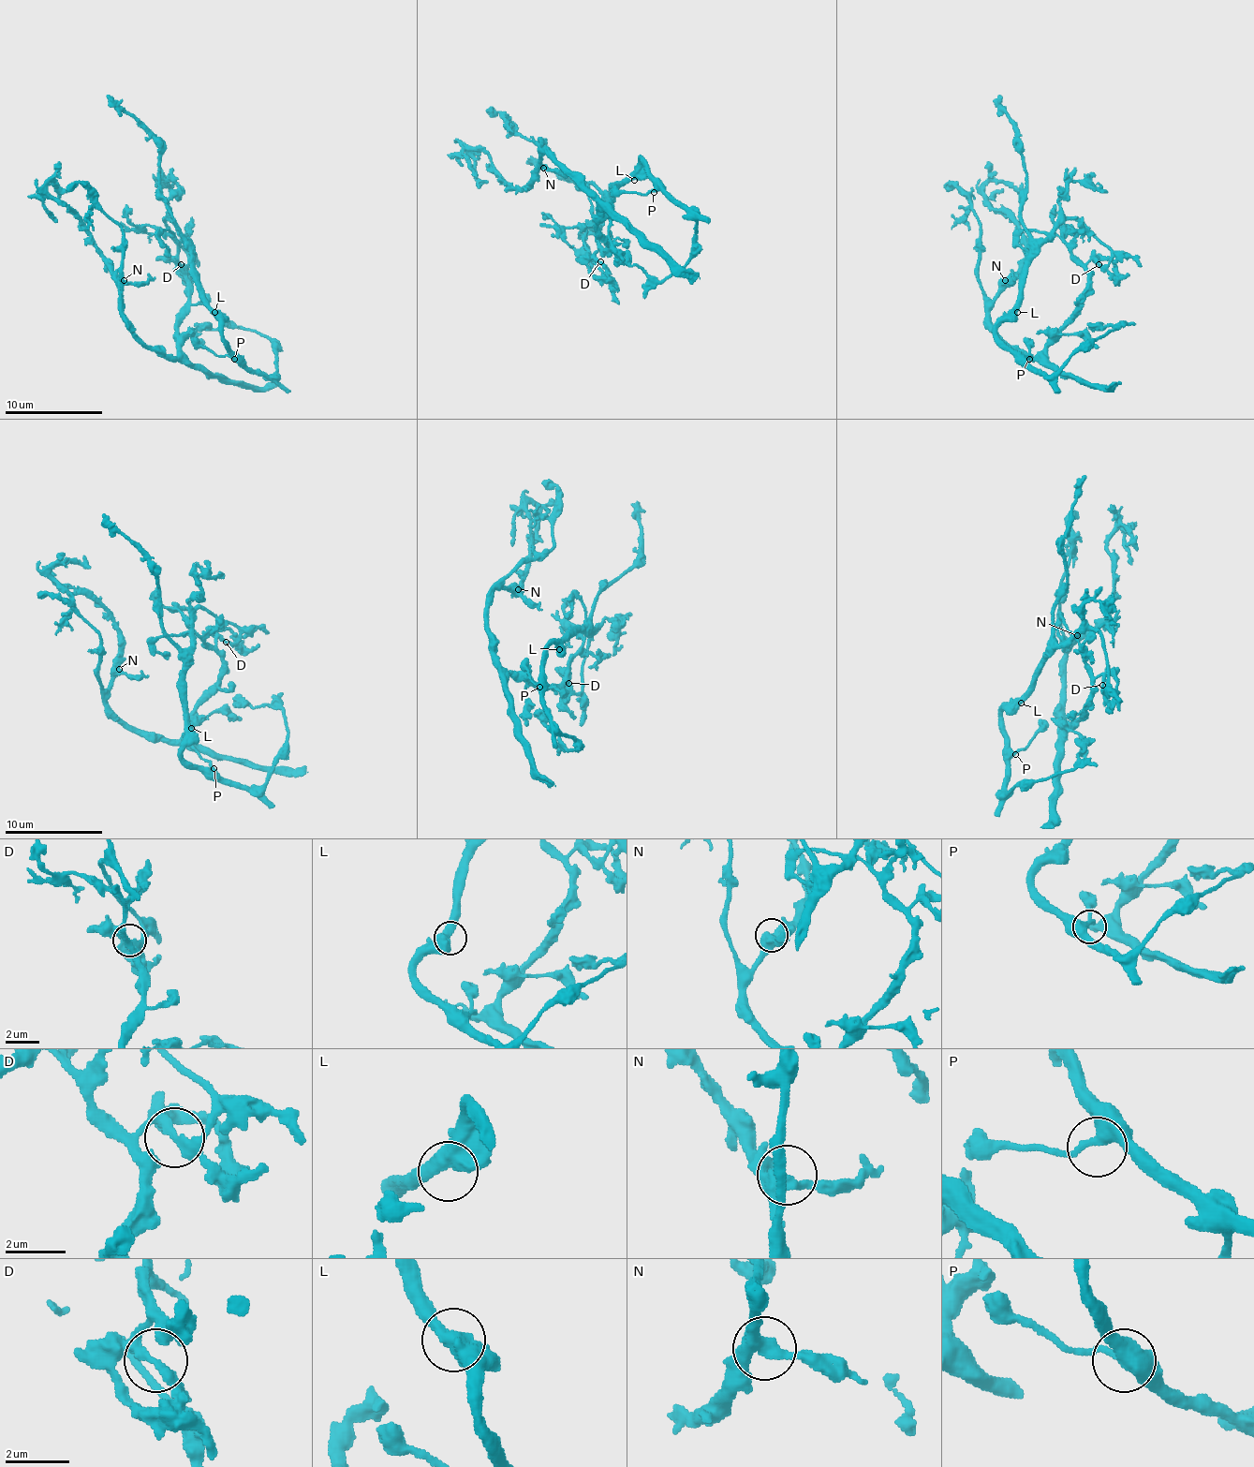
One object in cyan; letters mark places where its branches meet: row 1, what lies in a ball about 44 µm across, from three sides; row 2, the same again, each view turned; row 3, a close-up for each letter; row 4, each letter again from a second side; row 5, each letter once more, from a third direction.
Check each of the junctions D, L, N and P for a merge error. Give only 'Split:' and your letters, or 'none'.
Split: D

